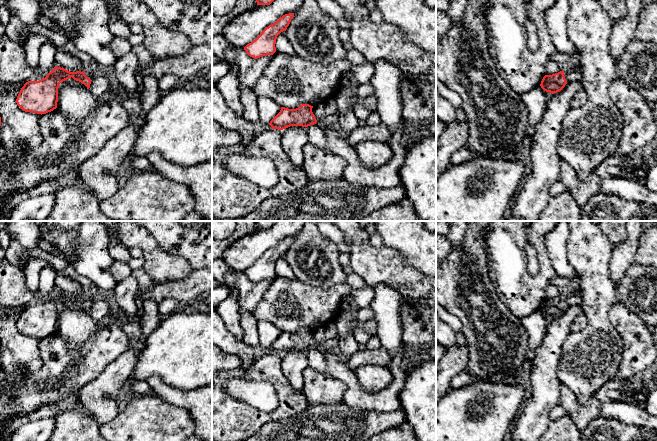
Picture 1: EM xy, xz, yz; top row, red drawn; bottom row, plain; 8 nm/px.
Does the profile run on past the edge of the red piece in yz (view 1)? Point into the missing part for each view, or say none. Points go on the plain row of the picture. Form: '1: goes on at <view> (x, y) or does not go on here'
1: goes on at yz (573, 296)

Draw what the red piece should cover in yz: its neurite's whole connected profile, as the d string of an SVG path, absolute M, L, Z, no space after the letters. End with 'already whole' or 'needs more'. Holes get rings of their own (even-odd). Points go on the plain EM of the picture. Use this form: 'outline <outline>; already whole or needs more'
outline M571 287L563 295L552 299L545 299L541 305L541 312L552 318L561 315L568 306L582 305L582 293L578 287Z; needs more

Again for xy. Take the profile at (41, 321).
outline M55 290L47 300L39 305L28 305L21 312L16 327L25 336L46 338L57 332L58 312L61 306L72 301L90 312L95 301L93 294L70 296Z; needs more

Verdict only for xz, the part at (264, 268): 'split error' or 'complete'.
complete

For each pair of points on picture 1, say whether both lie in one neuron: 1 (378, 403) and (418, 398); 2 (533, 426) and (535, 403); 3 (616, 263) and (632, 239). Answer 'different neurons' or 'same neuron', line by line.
1: different neurons
2: same neuron
3: same neuron

